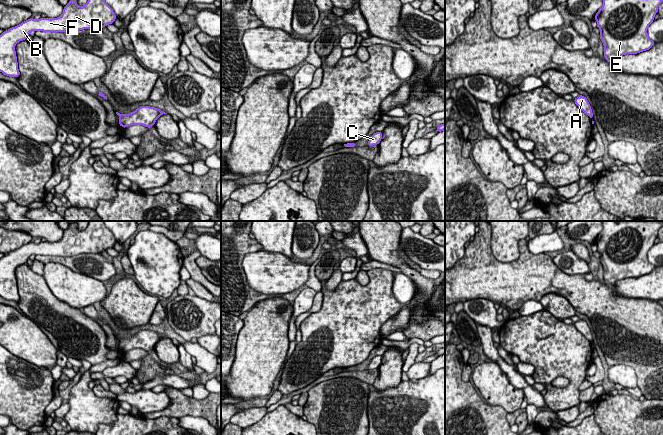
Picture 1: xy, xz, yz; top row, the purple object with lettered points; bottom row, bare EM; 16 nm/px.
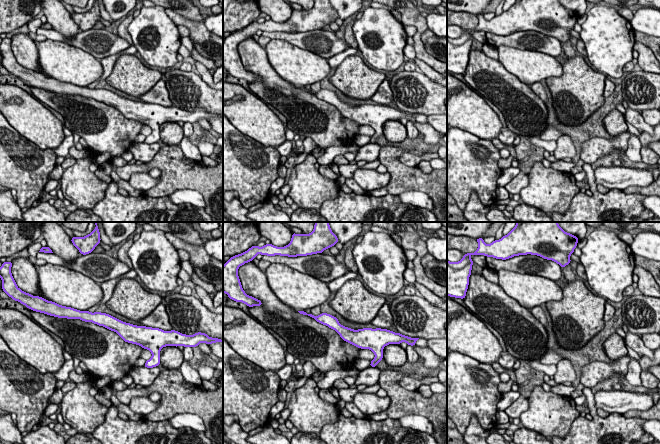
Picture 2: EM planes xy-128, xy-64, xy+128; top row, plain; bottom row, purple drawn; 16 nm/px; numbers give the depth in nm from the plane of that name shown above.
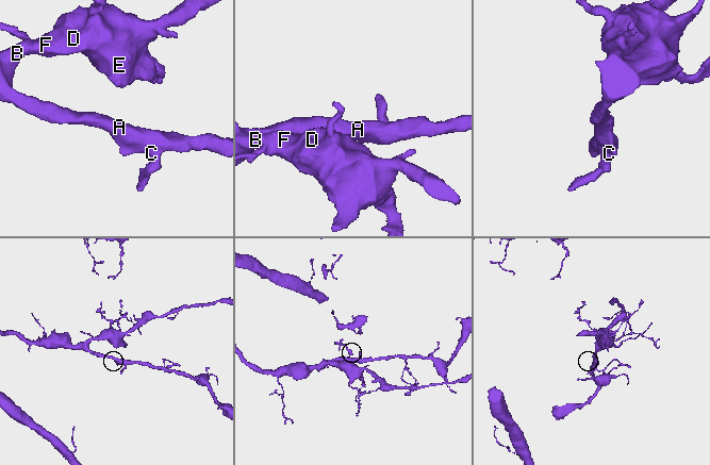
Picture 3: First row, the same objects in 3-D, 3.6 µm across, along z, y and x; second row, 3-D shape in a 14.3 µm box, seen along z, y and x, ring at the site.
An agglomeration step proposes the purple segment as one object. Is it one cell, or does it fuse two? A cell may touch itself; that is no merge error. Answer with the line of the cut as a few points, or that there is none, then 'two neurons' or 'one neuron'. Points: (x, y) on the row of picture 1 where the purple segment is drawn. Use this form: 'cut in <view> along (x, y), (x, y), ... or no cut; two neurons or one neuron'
no cut; one neuron

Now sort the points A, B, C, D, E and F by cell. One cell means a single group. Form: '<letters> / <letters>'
A B C D E F

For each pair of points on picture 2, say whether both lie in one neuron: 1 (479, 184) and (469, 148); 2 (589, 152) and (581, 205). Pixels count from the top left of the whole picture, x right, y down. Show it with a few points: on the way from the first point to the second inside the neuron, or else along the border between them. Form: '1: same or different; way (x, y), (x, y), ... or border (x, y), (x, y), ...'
1: same; way (479, 175), (474, 168), (474, 161), (471, 157)
2: different; border (584, 162), (590, 165)

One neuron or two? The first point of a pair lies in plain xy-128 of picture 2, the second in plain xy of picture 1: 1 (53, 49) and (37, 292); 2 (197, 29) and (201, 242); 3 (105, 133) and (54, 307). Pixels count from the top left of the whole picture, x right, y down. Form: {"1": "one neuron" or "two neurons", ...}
{"1": "two neurons", "2": "two neurons", "3": "one neuron"}

